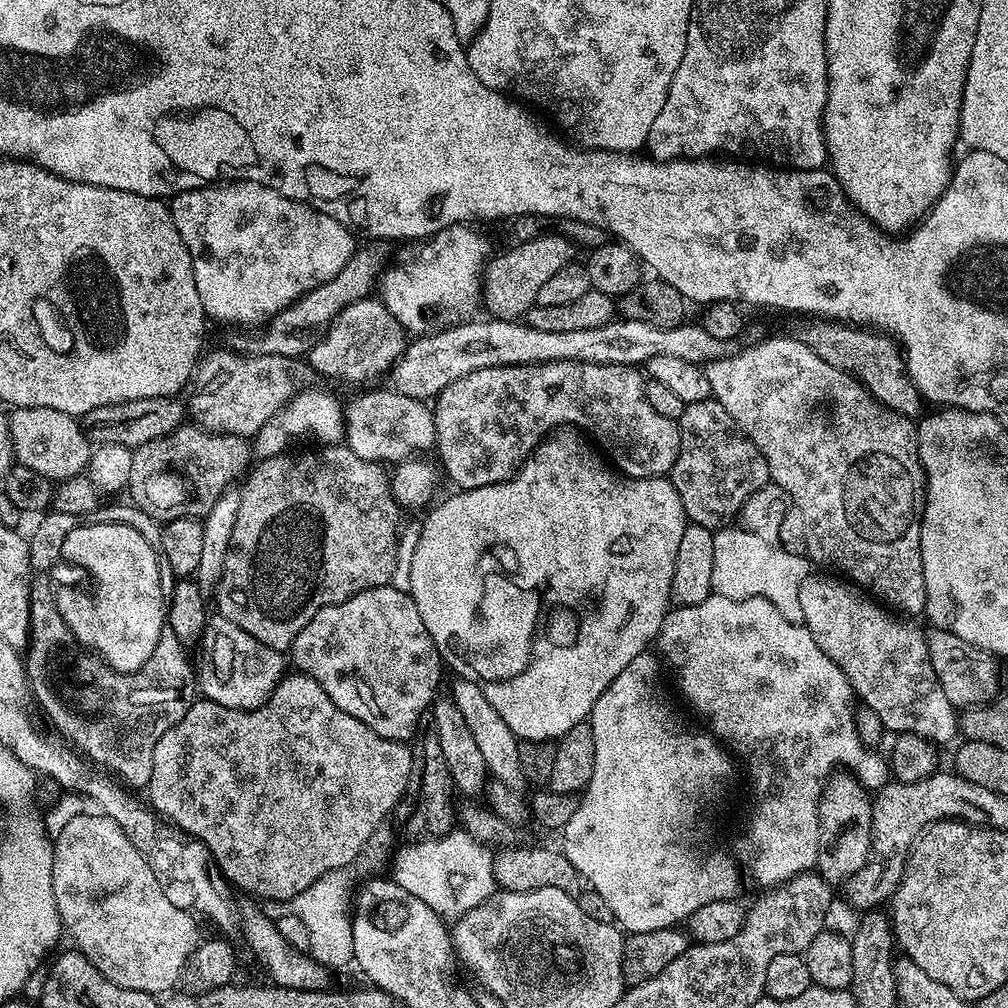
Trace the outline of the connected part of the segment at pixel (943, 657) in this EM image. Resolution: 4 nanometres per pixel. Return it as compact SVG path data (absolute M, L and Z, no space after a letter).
M935 626L929 627L928 653L930 666L934 666L934 674L938 678L938 686L942 686L942 694L950 698L952 707L957 710L972 708L975 704L990 704L996 699L1000 688L1000 668L997 657L991 656L978 646L970 646L970 642L962 642L946 630Z

